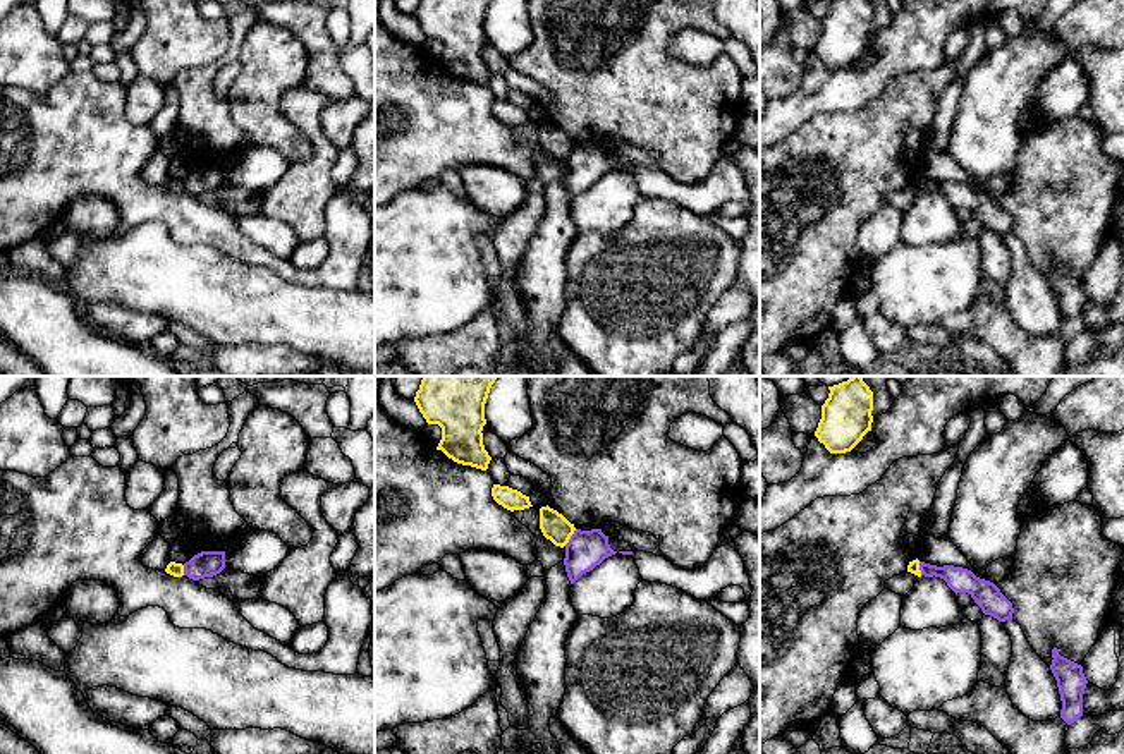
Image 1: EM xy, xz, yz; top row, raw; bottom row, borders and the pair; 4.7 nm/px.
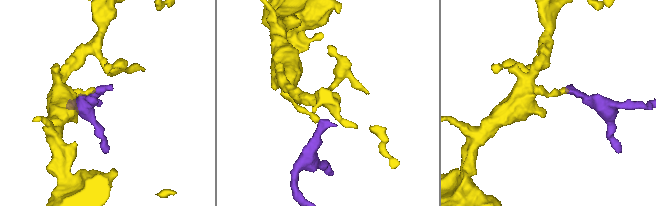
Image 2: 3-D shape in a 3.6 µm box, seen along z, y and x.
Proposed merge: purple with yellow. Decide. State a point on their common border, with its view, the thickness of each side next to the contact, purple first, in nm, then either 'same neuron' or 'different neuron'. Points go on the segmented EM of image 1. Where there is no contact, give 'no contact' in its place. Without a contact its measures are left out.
contact xz (571, 538); calibres 180 and 130 nm; different neuron

